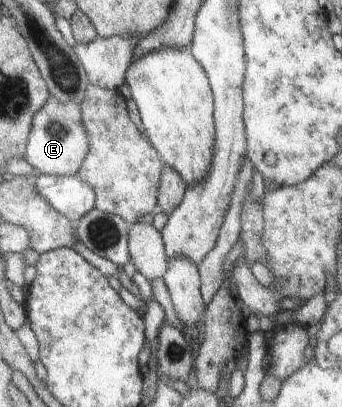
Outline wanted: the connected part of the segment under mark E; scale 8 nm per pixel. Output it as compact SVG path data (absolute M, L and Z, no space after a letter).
M51 96L47 106L36 114L28 140L25 158L38 171L47 175L77 175L90 154L90 138L84 124L82 106L78 102L64 104Z

